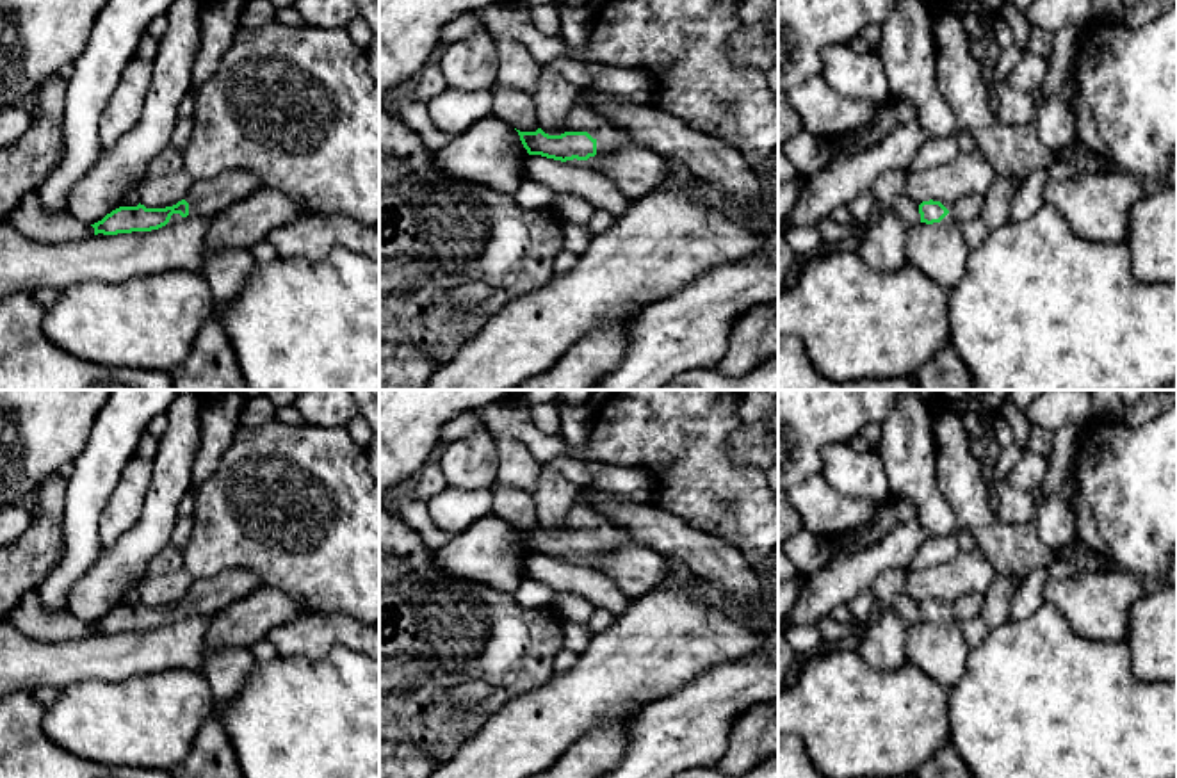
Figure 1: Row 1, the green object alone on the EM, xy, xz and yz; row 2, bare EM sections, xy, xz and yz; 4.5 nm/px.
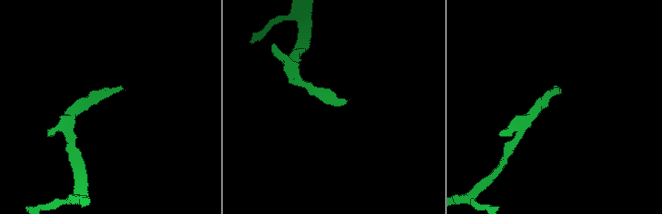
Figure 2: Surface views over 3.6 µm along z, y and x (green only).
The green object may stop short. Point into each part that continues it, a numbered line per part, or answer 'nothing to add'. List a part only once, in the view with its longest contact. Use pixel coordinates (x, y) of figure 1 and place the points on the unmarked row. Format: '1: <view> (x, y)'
1: xz (583, 517)

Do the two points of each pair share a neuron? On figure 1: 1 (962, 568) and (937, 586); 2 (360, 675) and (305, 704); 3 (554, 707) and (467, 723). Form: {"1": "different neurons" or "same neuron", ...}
{"1": "same neuron", "2": "same neuron", "3": "different neurons"}

